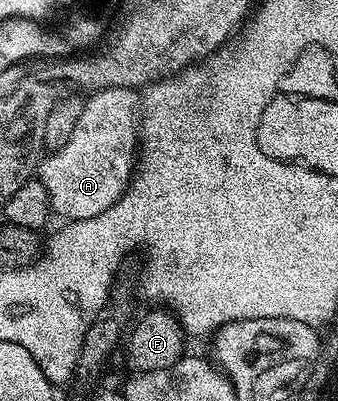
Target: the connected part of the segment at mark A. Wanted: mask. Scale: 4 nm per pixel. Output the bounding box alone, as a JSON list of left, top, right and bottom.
[37,86,140,222]

